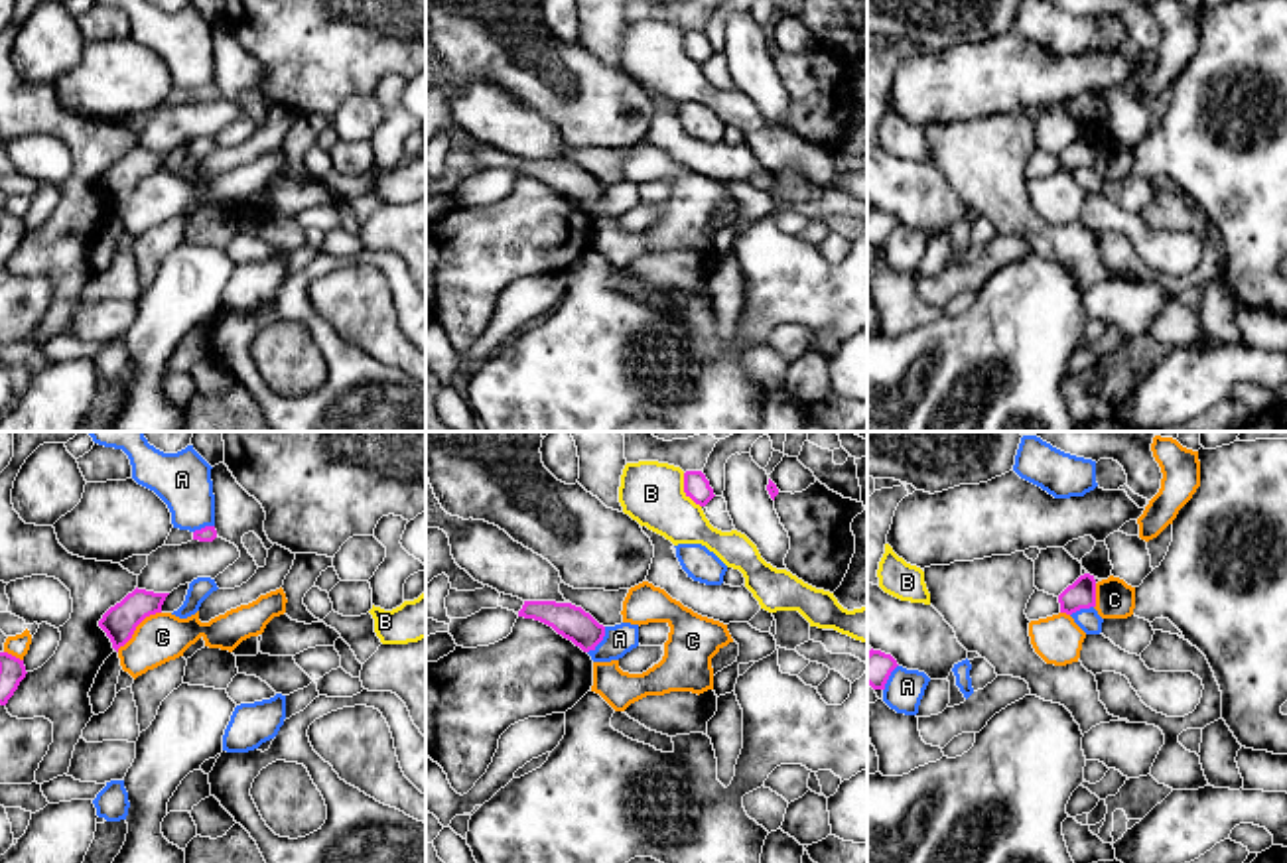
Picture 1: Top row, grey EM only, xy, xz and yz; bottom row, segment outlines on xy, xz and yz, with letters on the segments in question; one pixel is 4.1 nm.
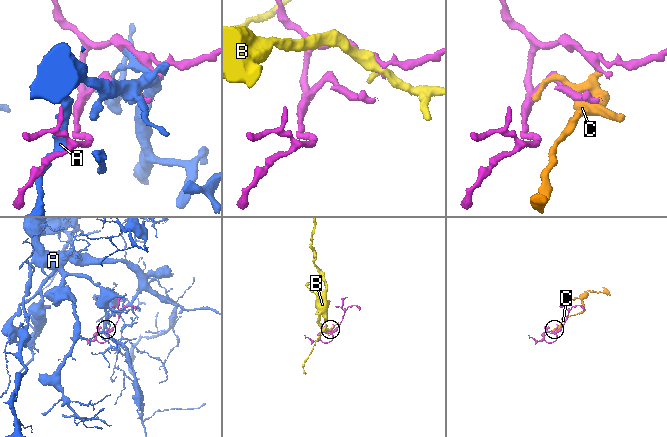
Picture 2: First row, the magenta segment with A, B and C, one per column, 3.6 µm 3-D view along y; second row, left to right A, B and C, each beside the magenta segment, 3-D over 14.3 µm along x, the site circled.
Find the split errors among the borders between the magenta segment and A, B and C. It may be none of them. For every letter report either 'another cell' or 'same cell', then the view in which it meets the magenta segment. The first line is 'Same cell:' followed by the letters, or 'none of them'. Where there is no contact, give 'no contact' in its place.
Same cell: none of them
A: another cell | xz
B: another cell | xz
C: another cell | xy

